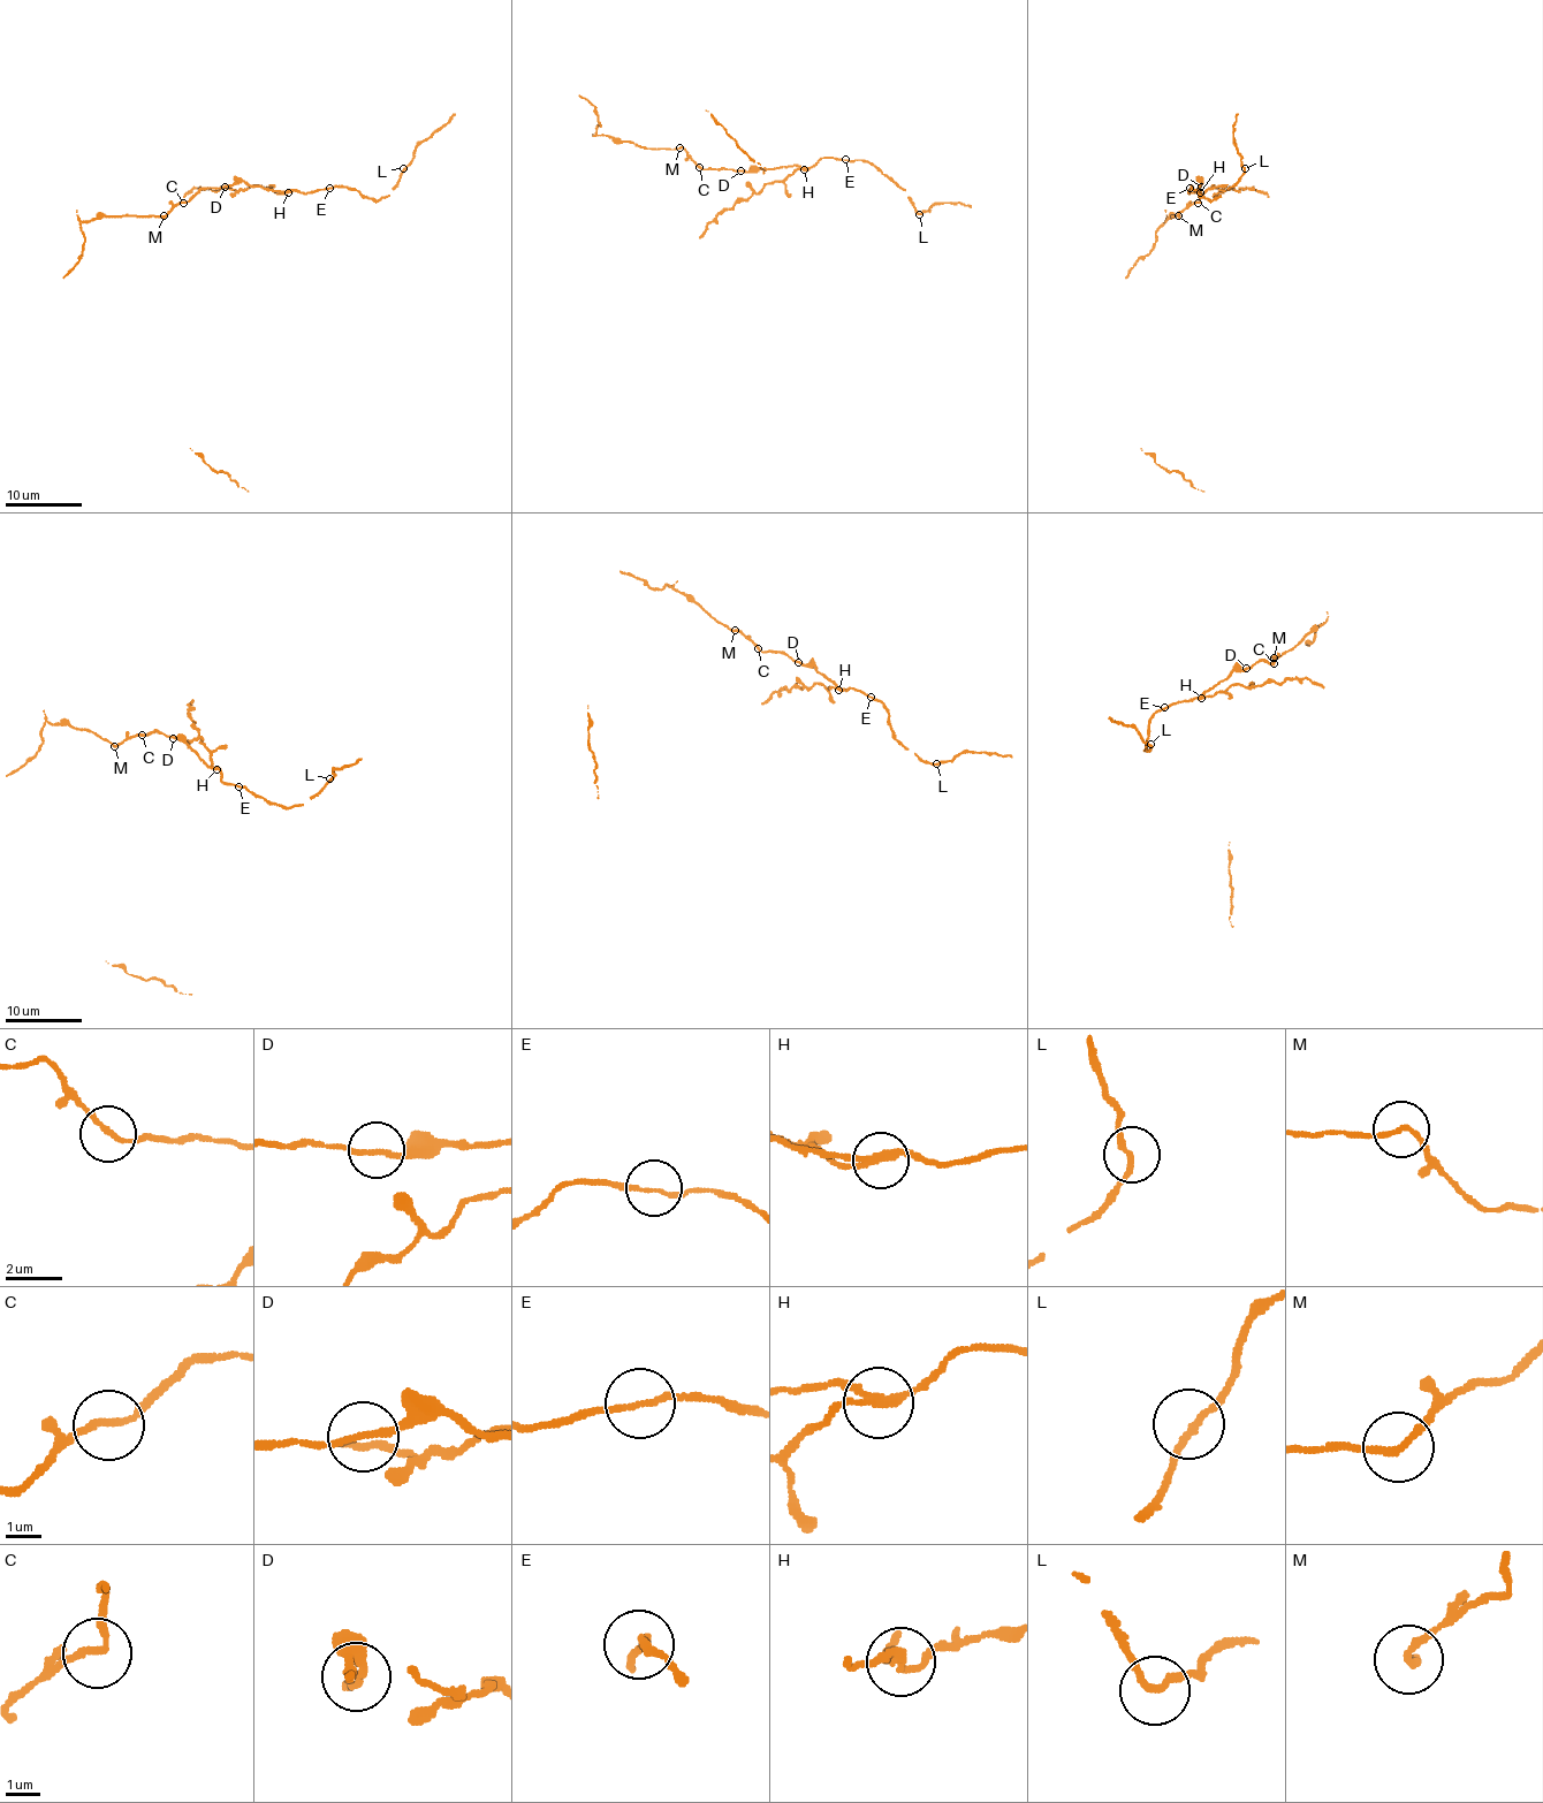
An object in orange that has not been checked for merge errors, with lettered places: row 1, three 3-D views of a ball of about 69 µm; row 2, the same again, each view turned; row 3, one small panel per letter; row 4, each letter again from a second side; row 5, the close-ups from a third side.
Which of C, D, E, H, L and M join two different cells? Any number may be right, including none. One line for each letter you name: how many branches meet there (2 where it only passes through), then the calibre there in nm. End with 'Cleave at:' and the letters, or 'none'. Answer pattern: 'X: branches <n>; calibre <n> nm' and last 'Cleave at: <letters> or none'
H: branches 3; calibre 220 nm
M: branches 2; calibre 180 nm
Cleave at: H, M

